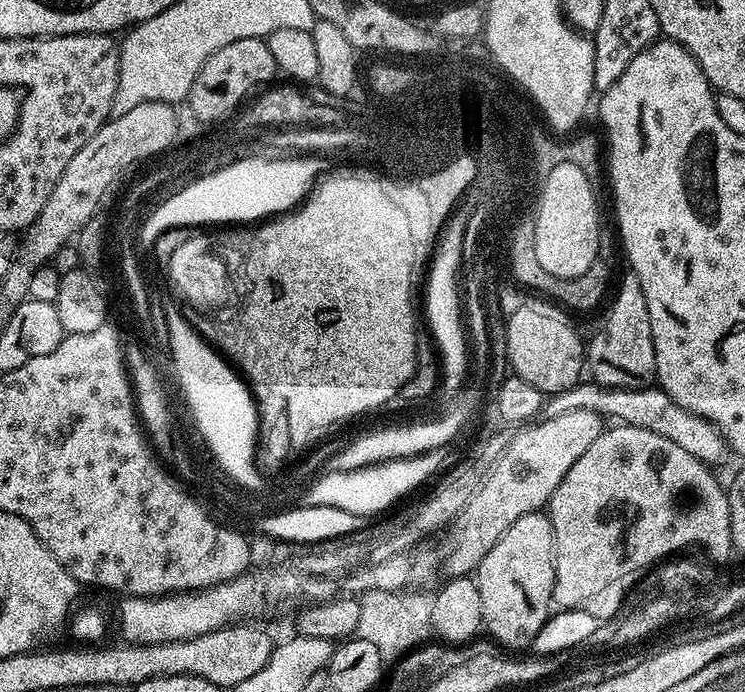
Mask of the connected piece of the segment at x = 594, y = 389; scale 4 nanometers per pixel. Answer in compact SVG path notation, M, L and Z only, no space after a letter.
M581 382L561 392L549 395L540 408L543 419L558 418L558 414L570 414L570 410L590 410L597 412L601 418L613 416L613 421L630 428L650 430L650 434L662 434L662 438L670 438L674 446L682 446L686 454L698 458L703 464L717 466L724 460L726 445L724 436L706 418L698 414L690 414L690 410L682 410L670 394L666 394L658 386L646 388L606 388L595 382Z

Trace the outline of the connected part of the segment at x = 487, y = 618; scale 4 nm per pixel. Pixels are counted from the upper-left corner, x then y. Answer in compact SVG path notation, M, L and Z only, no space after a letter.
M543 511L522 514L482 558L474 579L478 598L482 598L483 627L508 648L528 648L550 617L554 605L552 591L556 577L556 558L552 542L552 523Z

